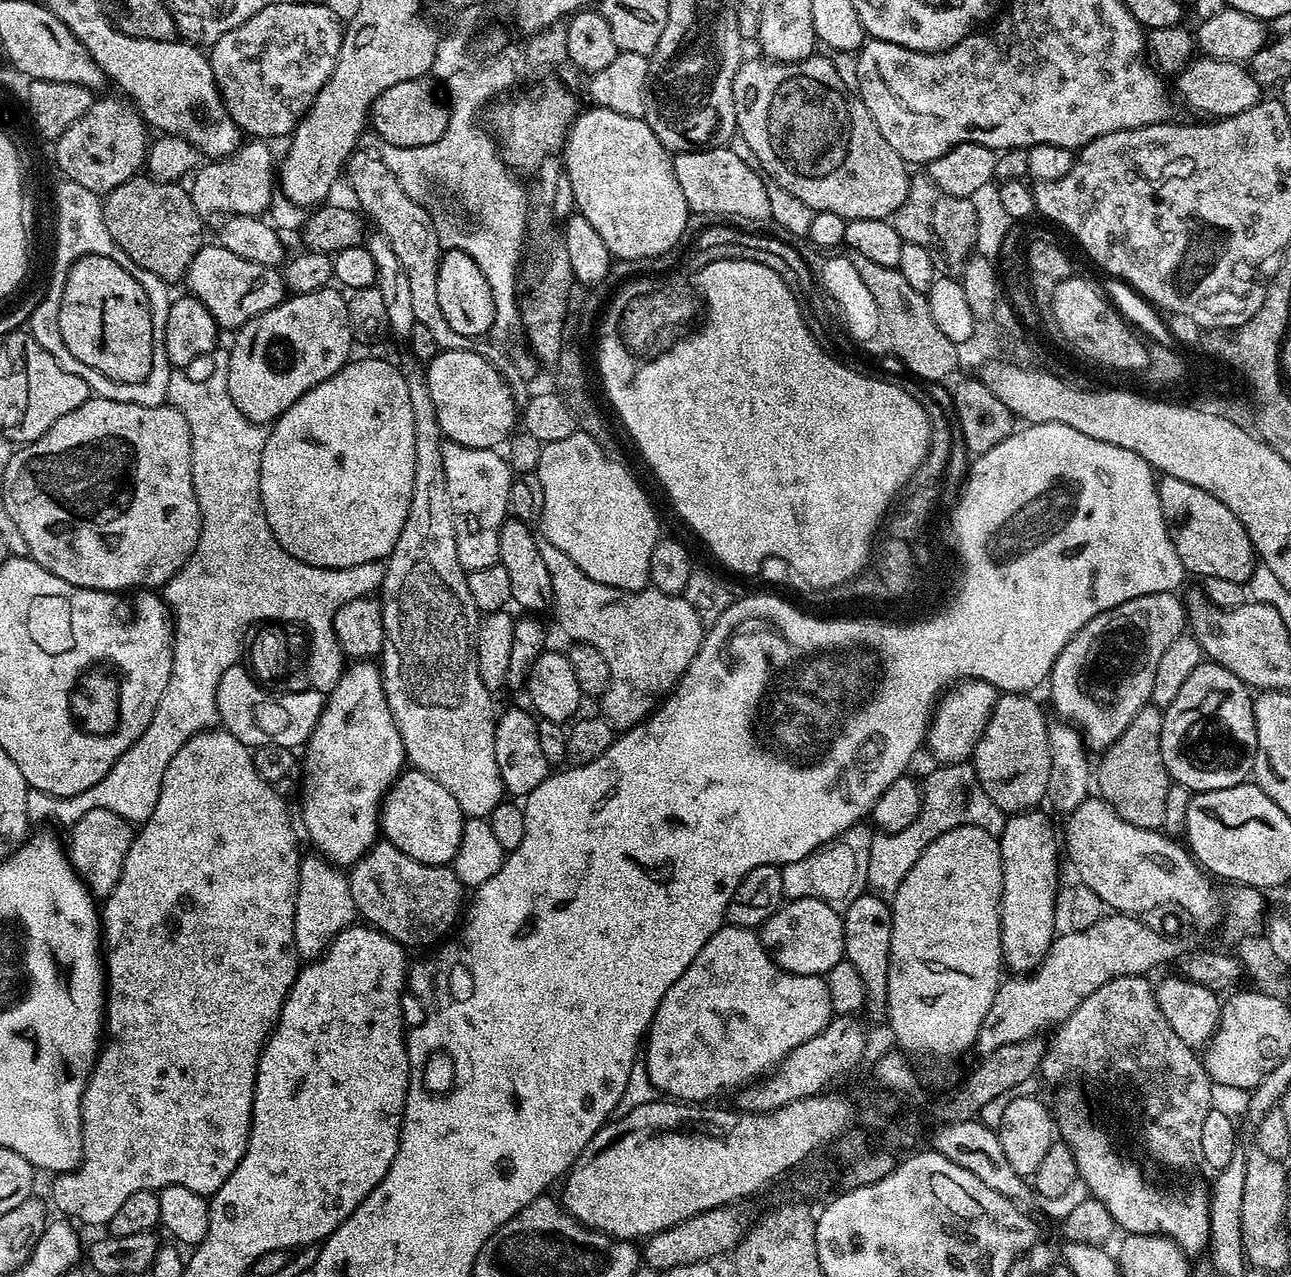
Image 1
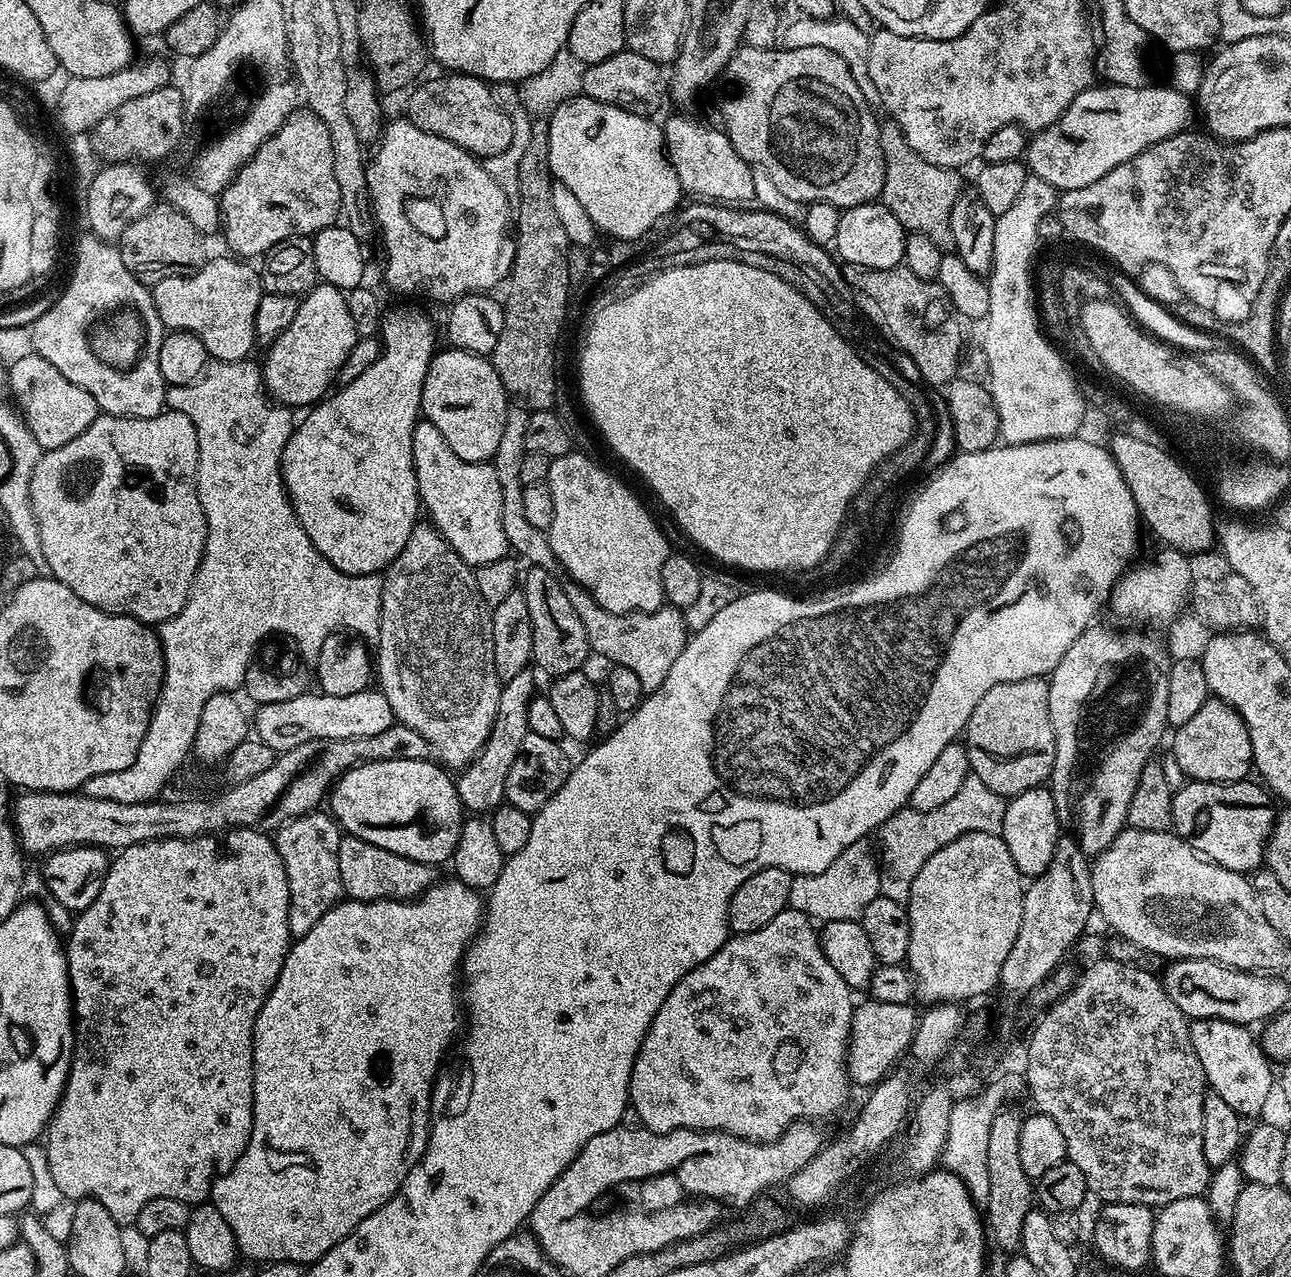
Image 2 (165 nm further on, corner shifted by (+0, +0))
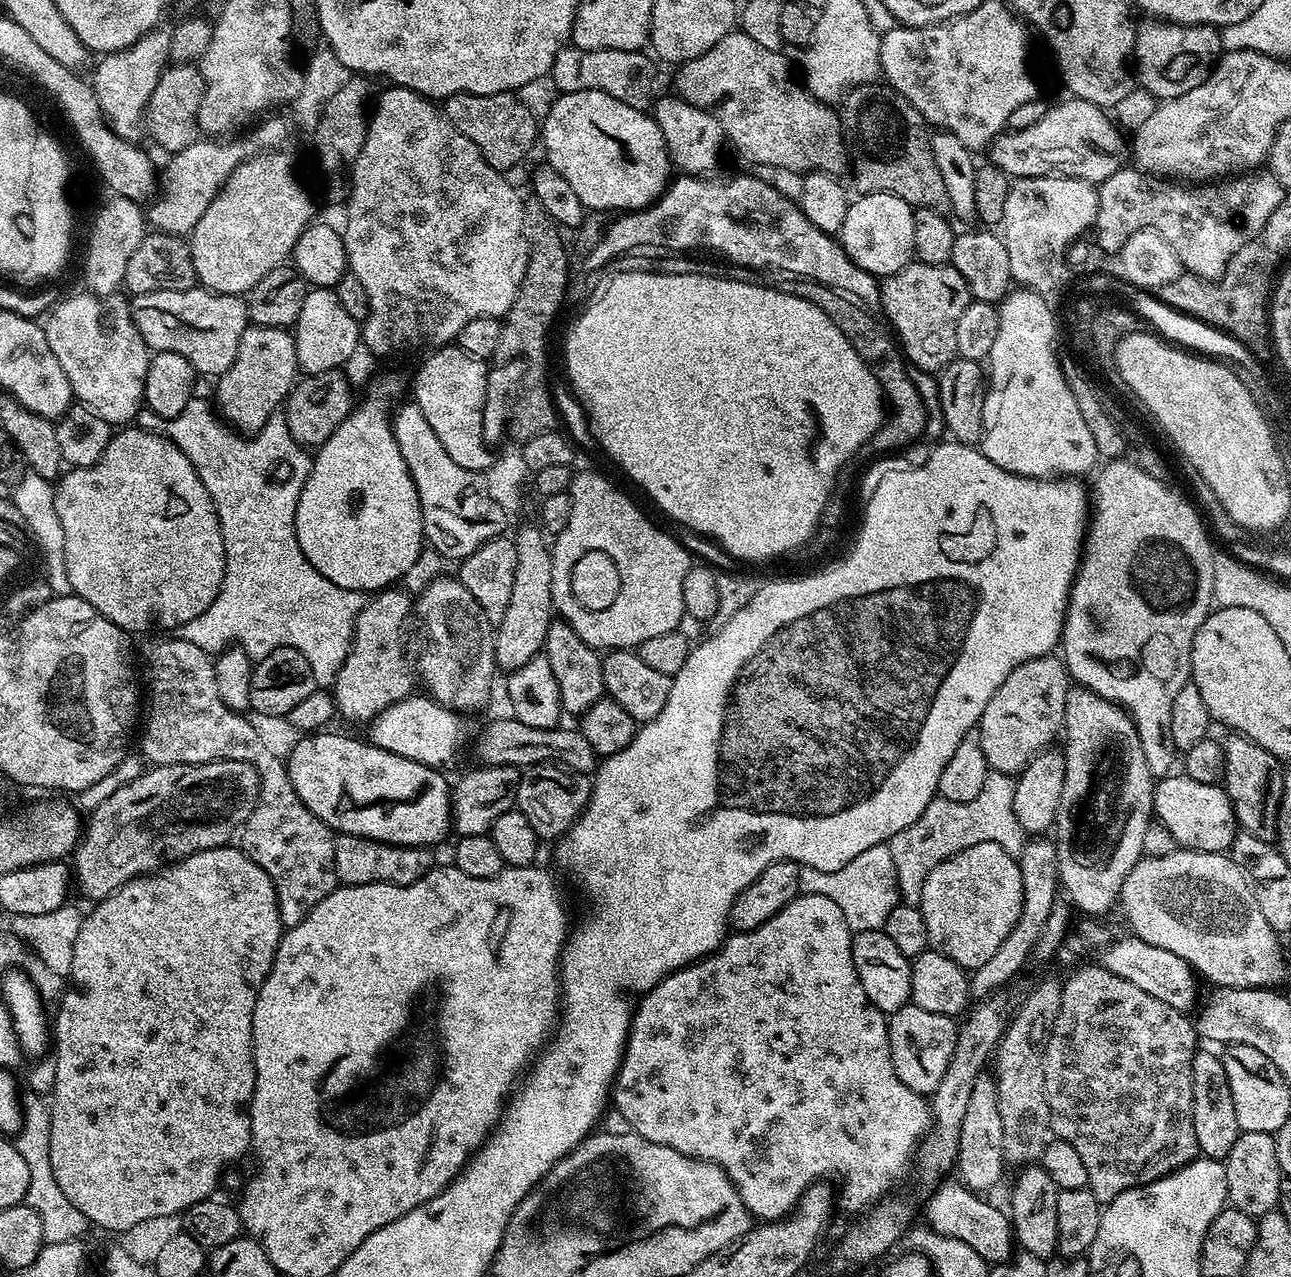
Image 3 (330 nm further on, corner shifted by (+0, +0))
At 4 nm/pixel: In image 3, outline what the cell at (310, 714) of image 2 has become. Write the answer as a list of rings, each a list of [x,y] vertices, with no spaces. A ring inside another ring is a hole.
[[[413,694],[406,700],[394,702],[371,720],[370,740],[376,747],[398,754],[402,758],[422,762],[431,768],[443,769],[444,764],[450,763],[459,754],[460,747],[468,736],[468,728],[460,720],[463,720],[461,713],[444,708],[427,695]]]

